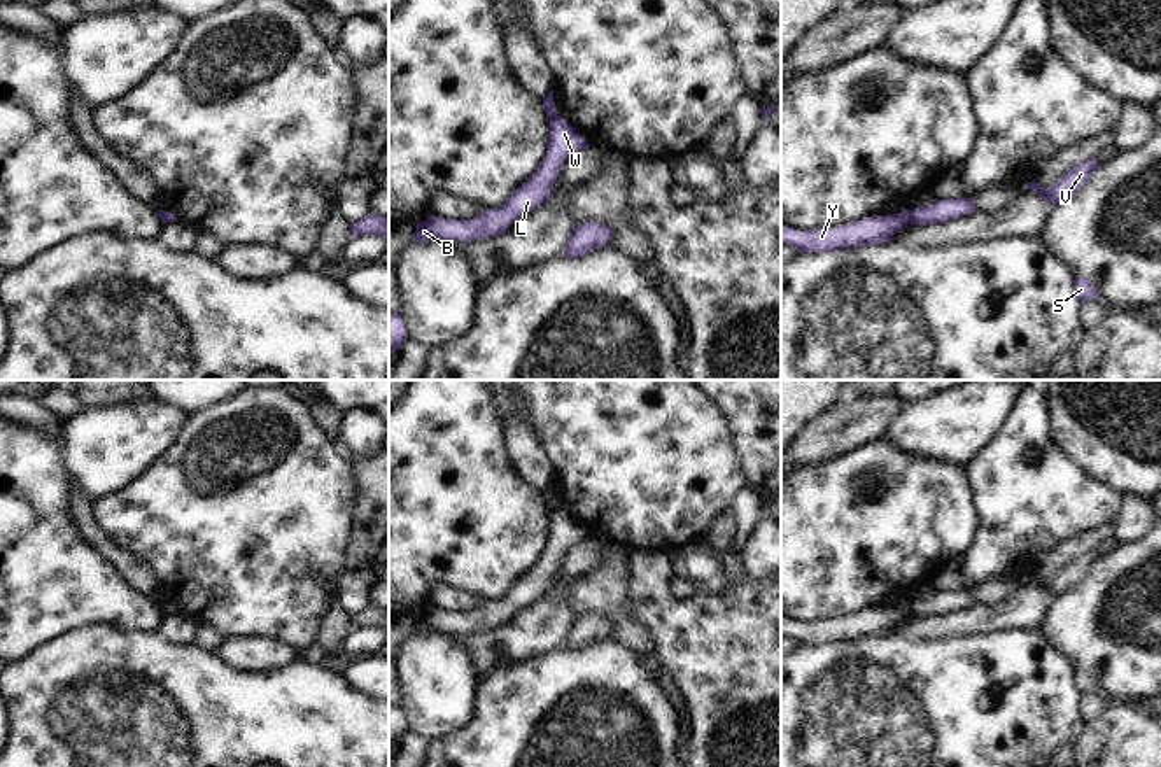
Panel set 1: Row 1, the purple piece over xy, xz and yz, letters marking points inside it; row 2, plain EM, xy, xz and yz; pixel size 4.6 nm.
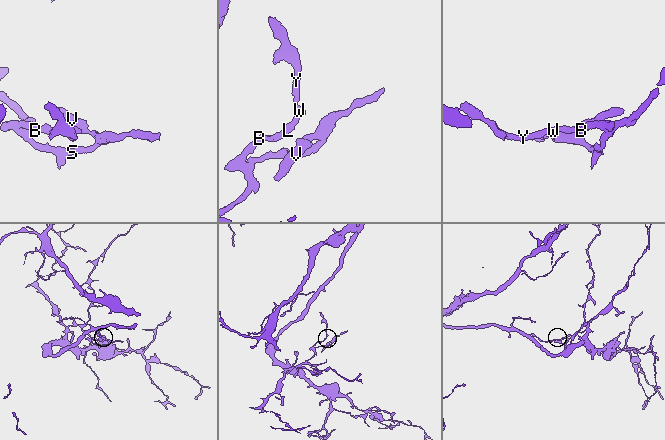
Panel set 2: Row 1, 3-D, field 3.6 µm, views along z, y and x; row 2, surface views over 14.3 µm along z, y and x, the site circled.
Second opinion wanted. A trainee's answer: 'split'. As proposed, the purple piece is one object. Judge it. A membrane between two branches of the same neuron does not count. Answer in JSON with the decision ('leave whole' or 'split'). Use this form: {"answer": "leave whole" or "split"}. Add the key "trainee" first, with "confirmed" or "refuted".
{"trainee": "confirmed", "answer": "split"}

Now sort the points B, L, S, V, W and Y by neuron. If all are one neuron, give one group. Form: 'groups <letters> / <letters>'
groups B L S V W / Y

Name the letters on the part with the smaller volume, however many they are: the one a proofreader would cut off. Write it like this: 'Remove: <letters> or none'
Remove: Y

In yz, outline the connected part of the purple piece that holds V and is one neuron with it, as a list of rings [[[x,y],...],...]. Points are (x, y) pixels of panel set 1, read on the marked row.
[[[1096,158],[1087,159],[1082,165],[1077,165],[1070,172],[1066,172],[1052,187],[1044,189],[1035,180],[1026,182],[1024,189],[1037,193],[1047,203],[1058,205],[1066,198],[1077,194],[1084,184],[1087,182],[1089,175],[1100,166]]]

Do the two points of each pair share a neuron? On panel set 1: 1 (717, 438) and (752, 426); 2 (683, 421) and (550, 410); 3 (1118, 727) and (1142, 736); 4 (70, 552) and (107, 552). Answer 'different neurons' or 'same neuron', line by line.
1: different neurons
2: same neuron
3: same neuron
4: different neurons

